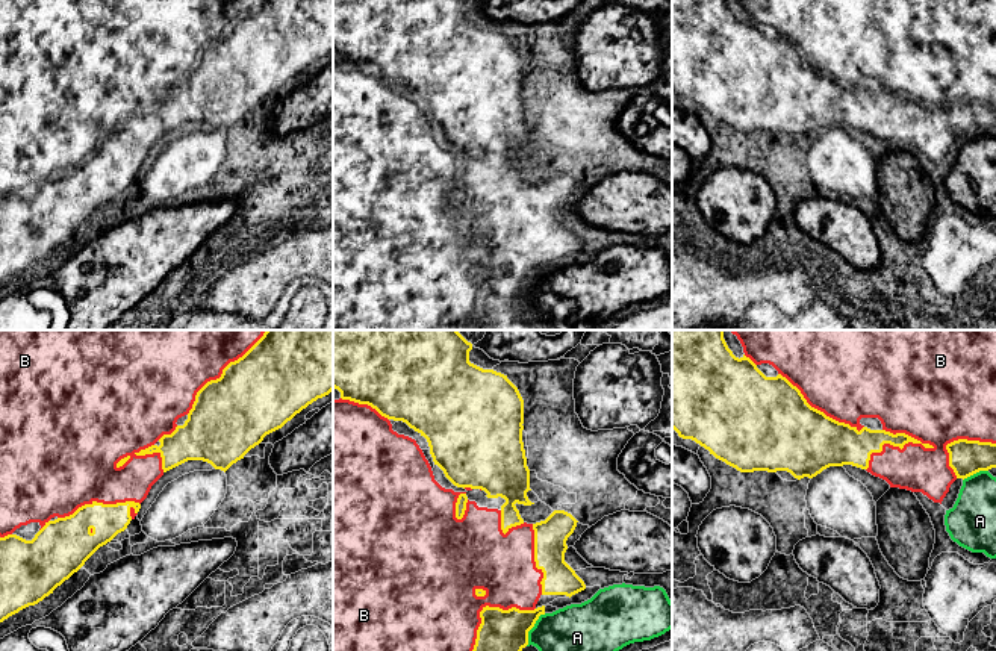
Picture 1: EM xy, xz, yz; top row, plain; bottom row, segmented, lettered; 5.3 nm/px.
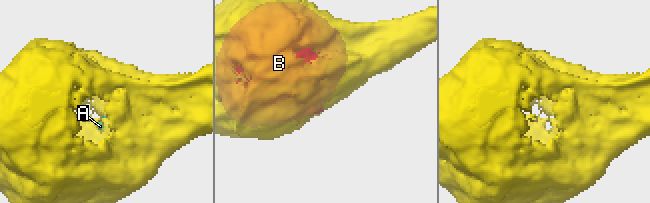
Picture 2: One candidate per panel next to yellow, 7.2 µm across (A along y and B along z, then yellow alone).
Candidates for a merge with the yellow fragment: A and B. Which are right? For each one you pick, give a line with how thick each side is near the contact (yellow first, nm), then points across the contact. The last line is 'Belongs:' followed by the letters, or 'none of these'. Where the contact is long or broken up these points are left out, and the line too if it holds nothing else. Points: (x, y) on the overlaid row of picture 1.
B: calibres 200 and 360 nm
Belongs: B

